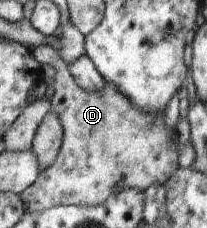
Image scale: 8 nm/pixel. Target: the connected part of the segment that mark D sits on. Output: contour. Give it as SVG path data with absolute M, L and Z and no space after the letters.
M48 44L32 49L32 54L41 64L49 64L55 68L50 111L58 115L63 128L63 139L53 165L40 171L37 179L19 195L27 212L46 210L56 205L83 208L96 206L103 203L107 196L118 194L122 189L135 188L145 191L153 183L164 185L174 175L174 171L179 167L179 143L176 129L172 131L165 126L165 113L154 114L137 109L111 82L106 82L100 92L81 89L70 74L68 65L59 58L57 49Z

